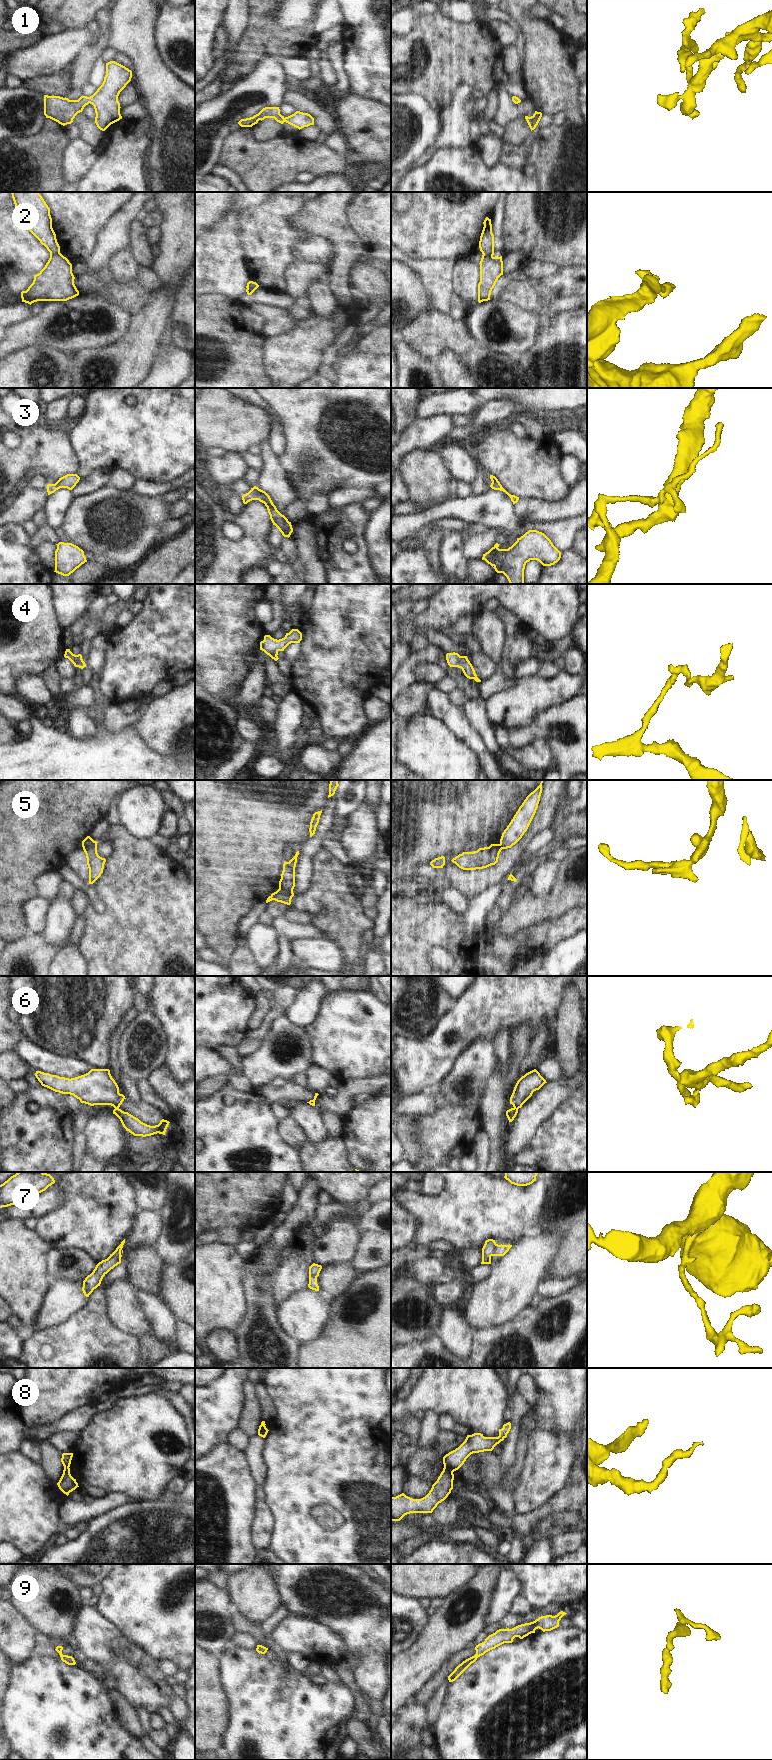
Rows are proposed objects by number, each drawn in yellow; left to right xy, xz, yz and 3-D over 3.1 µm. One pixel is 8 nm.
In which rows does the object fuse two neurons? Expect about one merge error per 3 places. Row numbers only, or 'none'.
2, 4, 5, 6, 8

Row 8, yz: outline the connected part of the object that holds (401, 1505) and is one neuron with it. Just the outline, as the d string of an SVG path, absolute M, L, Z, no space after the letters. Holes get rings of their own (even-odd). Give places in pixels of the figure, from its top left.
M444 1466L429 1493L421 1499L412 1499L404 1493L391 1497L391 1521L400 1521L410 1513L432 1513L437 1505L451 1493L454 1480L453 1472L452 1469Z

